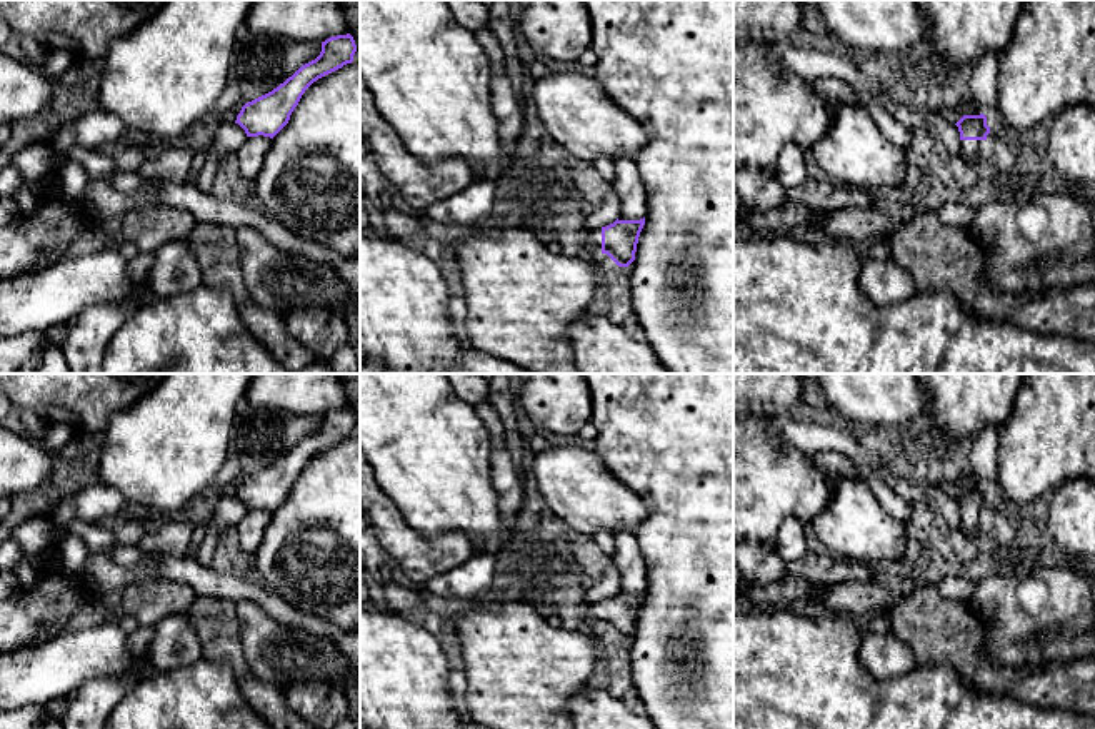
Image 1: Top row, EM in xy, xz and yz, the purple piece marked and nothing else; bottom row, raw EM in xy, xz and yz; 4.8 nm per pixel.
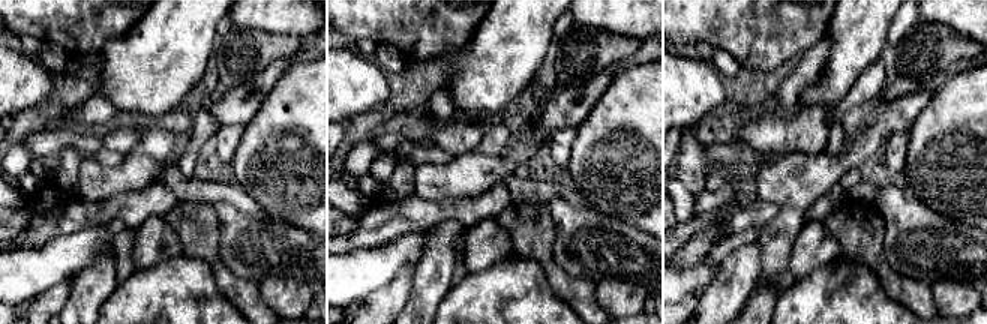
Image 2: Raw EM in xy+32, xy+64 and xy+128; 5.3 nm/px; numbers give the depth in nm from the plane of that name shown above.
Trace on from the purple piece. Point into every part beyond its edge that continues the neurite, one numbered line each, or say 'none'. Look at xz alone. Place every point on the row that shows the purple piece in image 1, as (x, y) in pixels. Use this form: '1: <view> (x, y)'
1: xz (592, 239)

